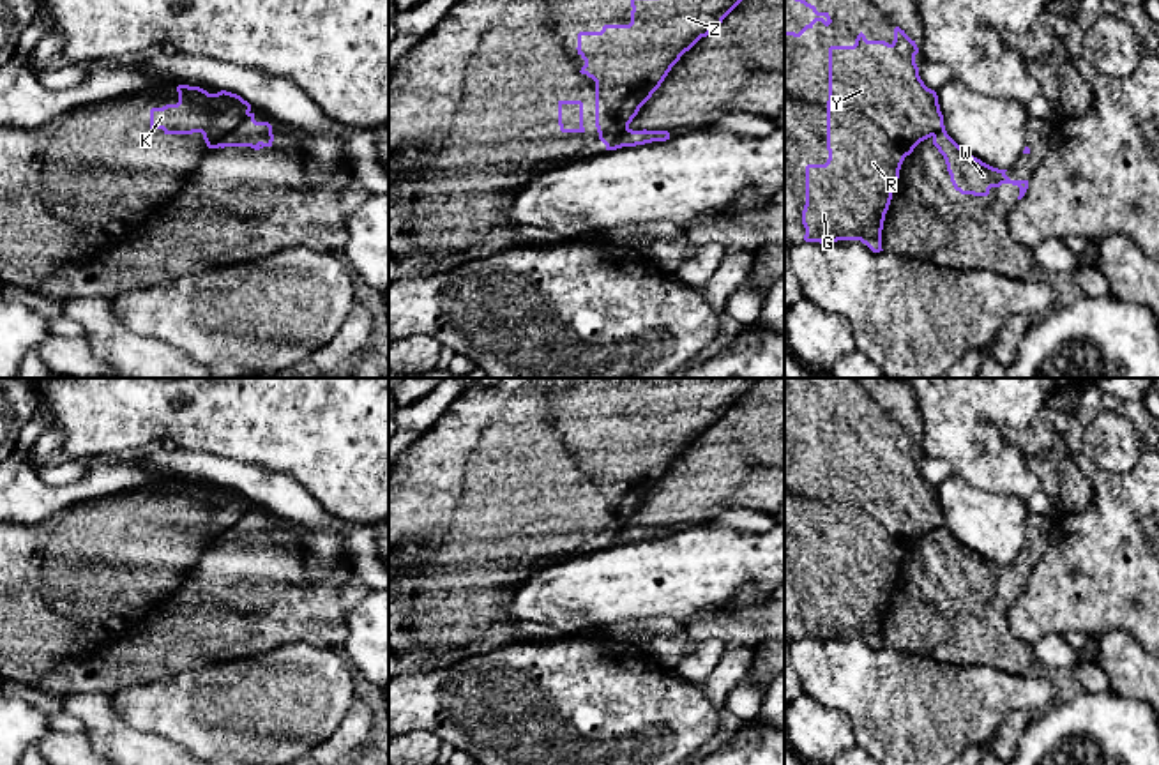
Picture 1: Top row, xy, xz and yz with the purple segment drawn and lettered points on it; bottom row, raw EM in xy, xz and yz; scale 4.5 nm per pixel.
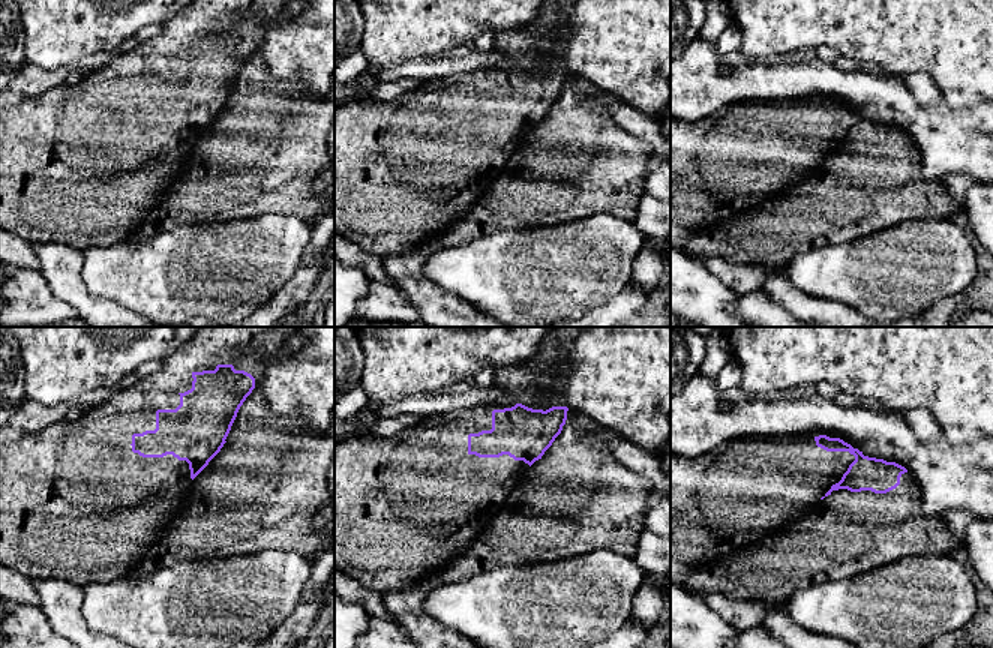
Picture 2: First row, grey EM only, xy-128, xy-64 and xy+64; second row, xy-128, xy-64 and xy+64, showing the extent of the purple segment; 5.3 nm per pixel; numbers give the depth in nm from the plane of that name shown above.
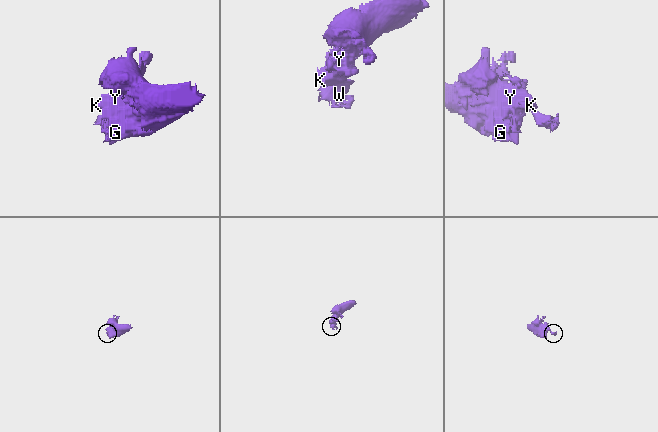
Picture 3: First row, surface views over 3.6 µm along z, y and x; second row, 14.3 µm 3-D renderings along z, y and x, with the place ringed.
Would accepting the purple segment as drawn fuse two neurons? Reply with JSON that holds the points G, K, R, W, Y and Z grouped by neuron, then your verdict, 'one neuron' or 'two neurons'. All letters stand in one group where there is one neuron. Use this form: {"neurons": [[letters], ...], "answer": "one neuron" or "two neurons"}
{"neurons": [["G", "K", "R", "Y", "Z"], ["W"]], "answer": "two neurons"}

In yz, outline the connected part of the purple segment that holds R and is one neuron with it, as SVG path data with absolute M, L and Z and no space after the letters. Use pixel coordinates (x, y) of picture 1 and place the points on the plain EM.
M899 422L890 440L867 436L860 428L853 442L829 443L829 555L806 562L806 638L860 636L873 648L883 647L883 617L905 553L920 537L945 526L938 491L919 472L917 449L915 436Z

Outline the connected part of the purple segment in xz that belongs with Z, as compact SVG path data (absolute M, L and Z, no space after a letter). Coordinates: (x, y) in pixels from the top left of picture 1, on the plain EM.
M659 378L657 392L631 394L629 420L604 420L601 428L578 429L578 451L585 456L581 470L595 477L595 523L599 535L611 546L618 532L629 525L640 504L661 482L671 463L701 433L707 433L760 378Z

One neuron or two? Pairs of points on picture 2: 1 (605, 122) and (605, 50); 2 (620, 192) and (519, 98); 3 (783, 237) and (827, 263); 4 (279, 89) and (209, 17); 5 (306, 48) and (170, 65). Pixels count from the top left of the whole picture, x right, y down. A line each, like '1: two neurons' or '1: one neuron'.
1: two neurons
2: two neurons
3: two neurons
4: two neurons
5: two neurons

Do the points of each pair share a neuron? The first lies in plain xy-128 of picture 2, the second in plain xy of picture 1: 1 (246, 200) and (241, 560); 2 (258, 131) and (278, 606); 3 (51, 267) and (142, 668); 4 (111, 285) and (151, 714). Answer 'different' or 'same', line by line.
1: same
2: same
3: different
4: same

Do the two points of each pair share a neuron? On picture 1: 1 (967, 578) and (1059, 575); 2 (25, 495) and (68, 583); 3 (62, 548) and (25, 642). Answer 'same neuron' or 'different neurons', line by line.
1: different neurons
2: different neurons
3: same neuron

